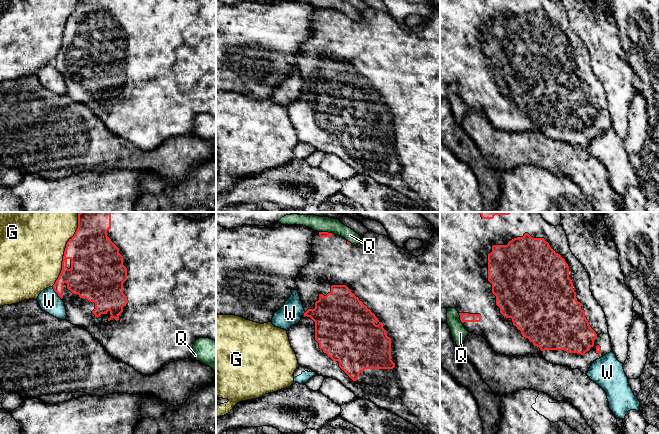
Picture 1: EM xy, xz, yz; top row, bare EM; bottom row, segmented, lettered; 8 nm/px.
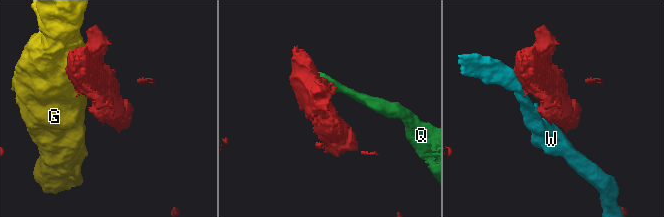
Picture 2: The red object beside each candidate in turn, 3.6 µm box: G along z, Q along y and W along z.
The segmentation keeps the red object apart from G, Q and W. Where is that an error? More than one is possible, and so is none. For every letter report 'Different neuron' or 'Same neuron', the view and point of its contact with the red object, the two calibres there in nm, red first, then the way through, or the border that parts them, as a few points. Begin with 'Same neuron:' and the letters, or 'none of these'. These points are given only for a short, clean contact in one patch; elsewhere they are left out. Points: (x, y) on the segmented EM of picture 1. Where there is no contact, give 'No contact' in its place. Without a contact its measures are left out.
Same neuron: none of these
G: Different neuron. Touches red at xy (65, 250). Thickness 380 nm (red) against 480 nm
Q: Different neuron. Touches red at xz (327, 232). Thickness 50 nm (red) against 130 nm. Boundary: xz (319, 231), (327, 231), (334, 234)
W: Different neuron. Touches red at xy (56, 292). Thickness 280 nm (red) against 170 nm

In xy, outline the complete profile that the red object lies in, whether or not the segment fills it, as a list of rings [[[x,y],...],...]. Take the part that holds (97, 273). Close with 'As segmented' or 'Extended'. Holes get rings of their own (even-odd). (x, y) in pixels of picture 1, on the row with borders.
[[[79,212],[78,228],[74,236],[69,239],[66,244],[62,261],[62,270],[53,285],[53,289],[64,302],[67,314],[66,320],[69,323],[86,329],[92,337],[103,346],[108,354],[133,367],[138,372],[150,375],[156,373],[170,362],[191,358],[193,345],[197,339],[209,338],[216,341],[216,212],[213,212],[210,216],[202,220],[189,219],[178,212]]]. Extended

